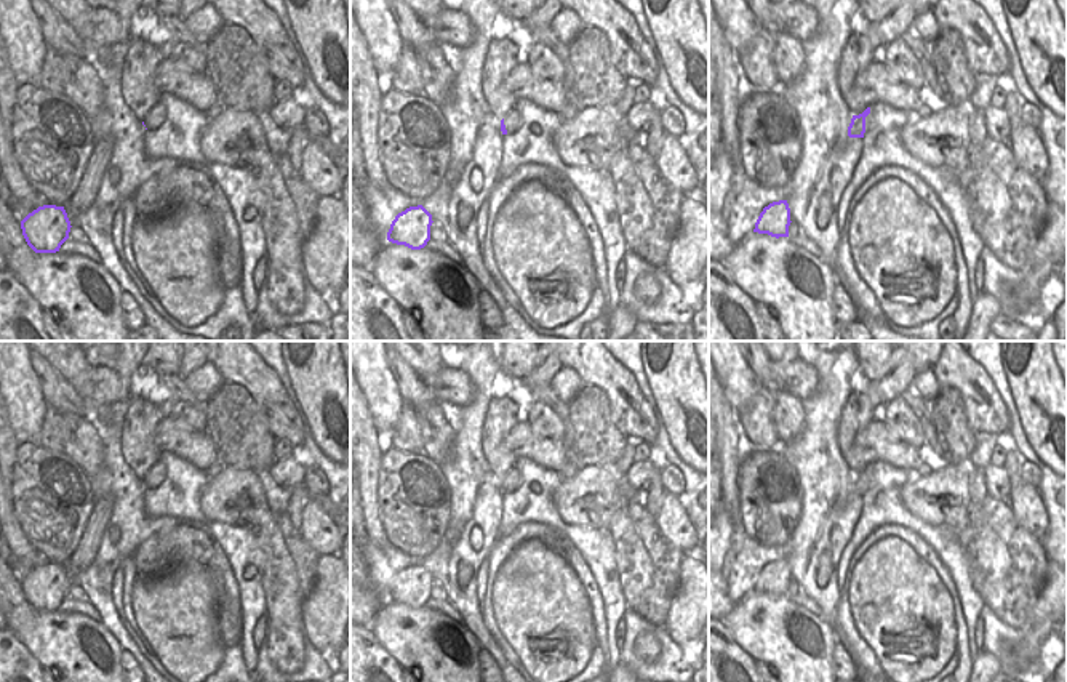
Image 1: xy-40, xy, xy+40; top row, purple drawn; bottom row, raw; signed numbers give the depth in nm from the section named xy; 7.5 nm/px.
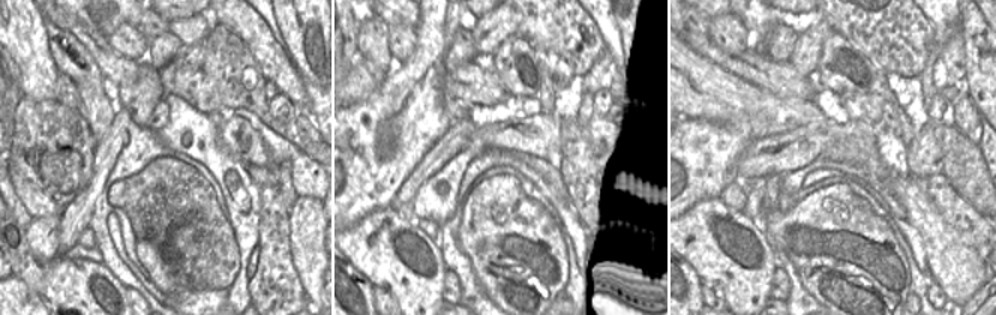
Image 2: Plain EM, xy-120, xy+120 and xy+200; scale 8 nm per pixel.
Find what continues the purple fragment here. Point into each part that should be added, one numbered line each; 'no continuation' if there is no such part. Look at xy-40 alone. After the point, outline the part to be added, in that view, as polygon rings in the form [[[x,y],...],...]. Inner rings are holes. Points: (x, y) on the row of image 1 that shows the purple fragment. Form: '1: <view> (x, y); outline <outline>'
1: xy-40 (157, 116); outline [[[157,102],[144,120],[147,131],[157,130],[166,120],[166,107]]]

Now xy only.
1: xy (512, 119); outline [[[512,109],[504,118],[507,133],[514,133],[518,123],[520,123],[520,114],[515,109]]]

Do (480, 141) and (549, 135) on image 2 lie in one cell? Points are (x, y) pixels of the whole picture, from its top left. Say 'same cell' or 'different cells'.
same cell

